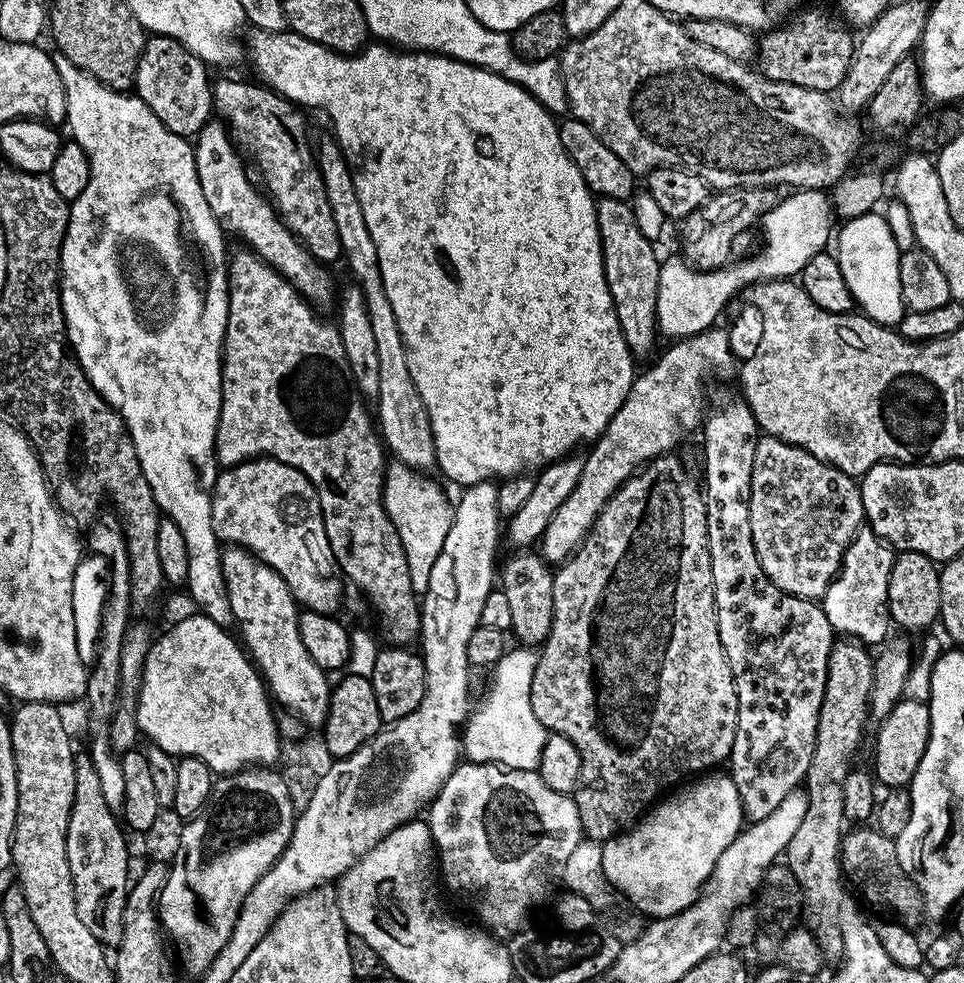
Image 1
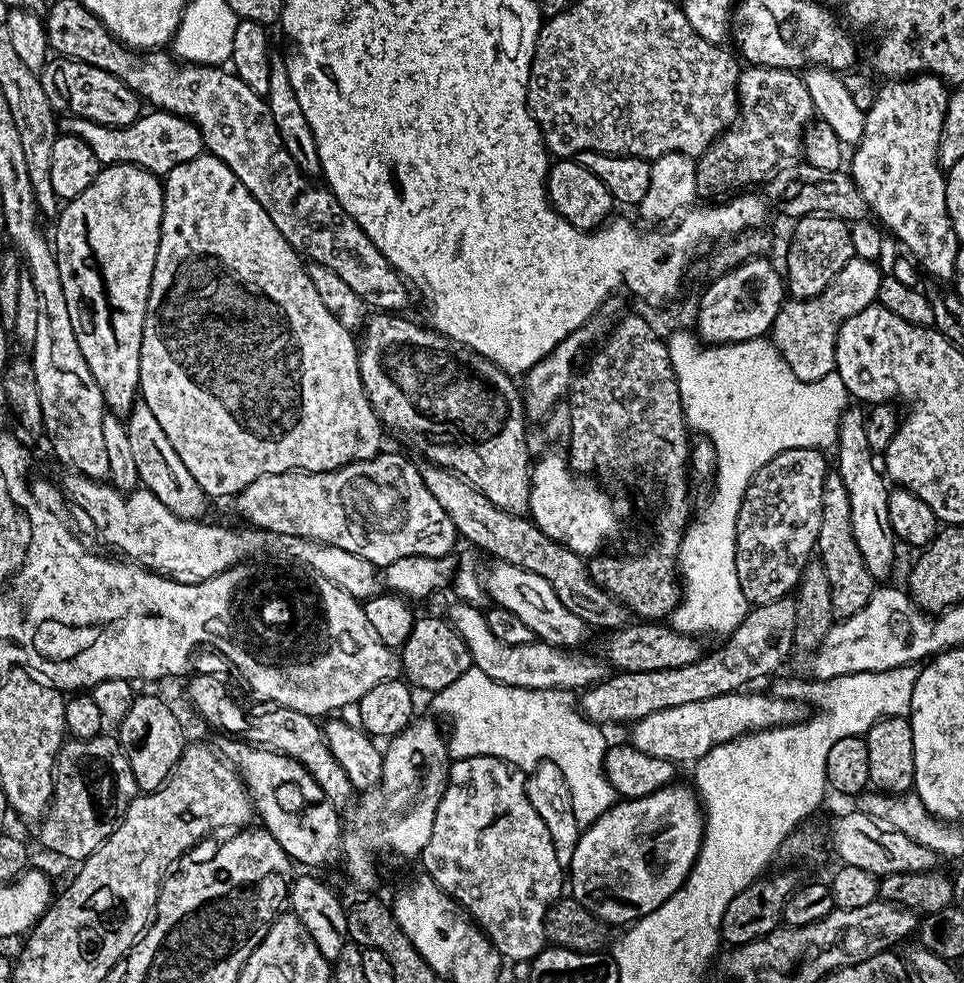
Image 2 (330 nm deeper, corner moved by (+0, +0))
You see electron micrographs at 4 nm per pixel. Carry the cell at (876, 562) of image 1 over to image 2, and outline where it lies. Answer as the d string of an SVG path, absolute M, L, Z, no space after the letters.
M849 406L840 415L840 429L836 435L834 452L840 455L838 471L842 482L846 482L846 490L850 494L850 522L854 526L854 542L858 542L858 550L866 562L866 570L877 578L883 578L892 568L896 560L898 541L892 532L888 517L889 485L886 476L872 459L874 453L868 445L864 429L866 412L863 408Z

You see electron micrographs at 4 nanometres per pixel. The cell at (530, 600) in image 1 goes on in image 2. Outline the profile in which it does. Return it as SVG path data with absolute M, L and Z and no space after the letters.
M387 310L367 317L362 329L364 340L362 336L358 344L360 373L364 393L377 418L385 429L401 432L424 455L427 463L463 476L486 494L496 508L515 516L528 516L534 464L531 459L528 461L528 432L524 429L526 413L517 381L473 348L456 344L449 336L421 324L407 320L404 314Z

